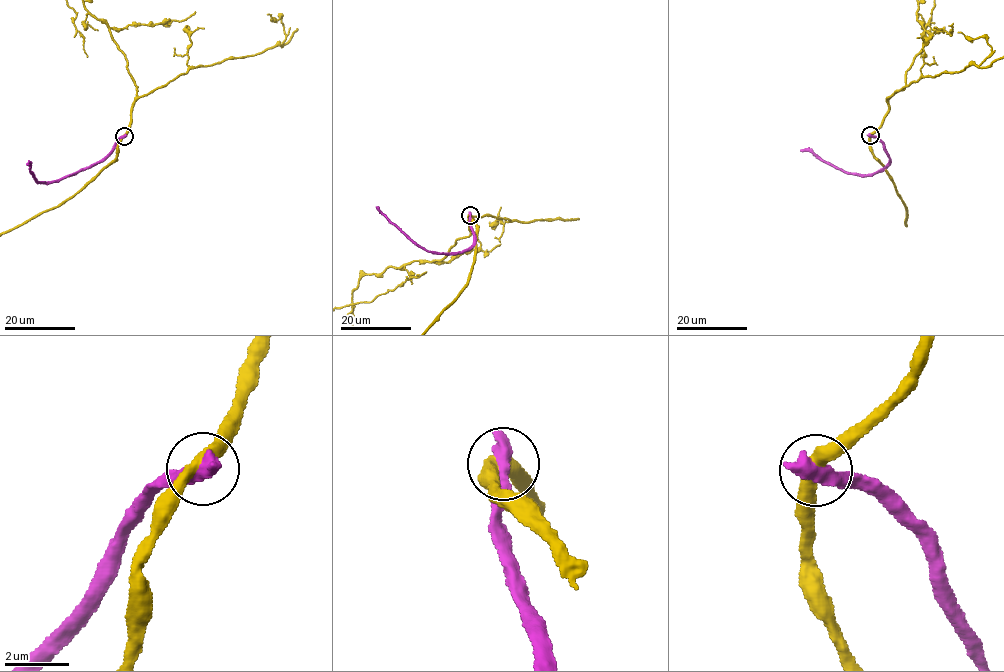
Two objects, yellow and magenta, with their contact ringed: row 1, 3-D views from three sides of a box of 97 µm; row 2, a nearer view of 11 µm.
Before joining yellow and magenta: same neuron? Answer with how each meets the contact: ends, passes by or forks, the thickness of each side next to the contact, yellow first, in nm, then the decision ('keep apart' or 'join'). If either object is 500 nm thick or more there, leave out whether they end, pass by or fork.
400 nm thick on the yellow side, 600 nm on the other; keep apart

